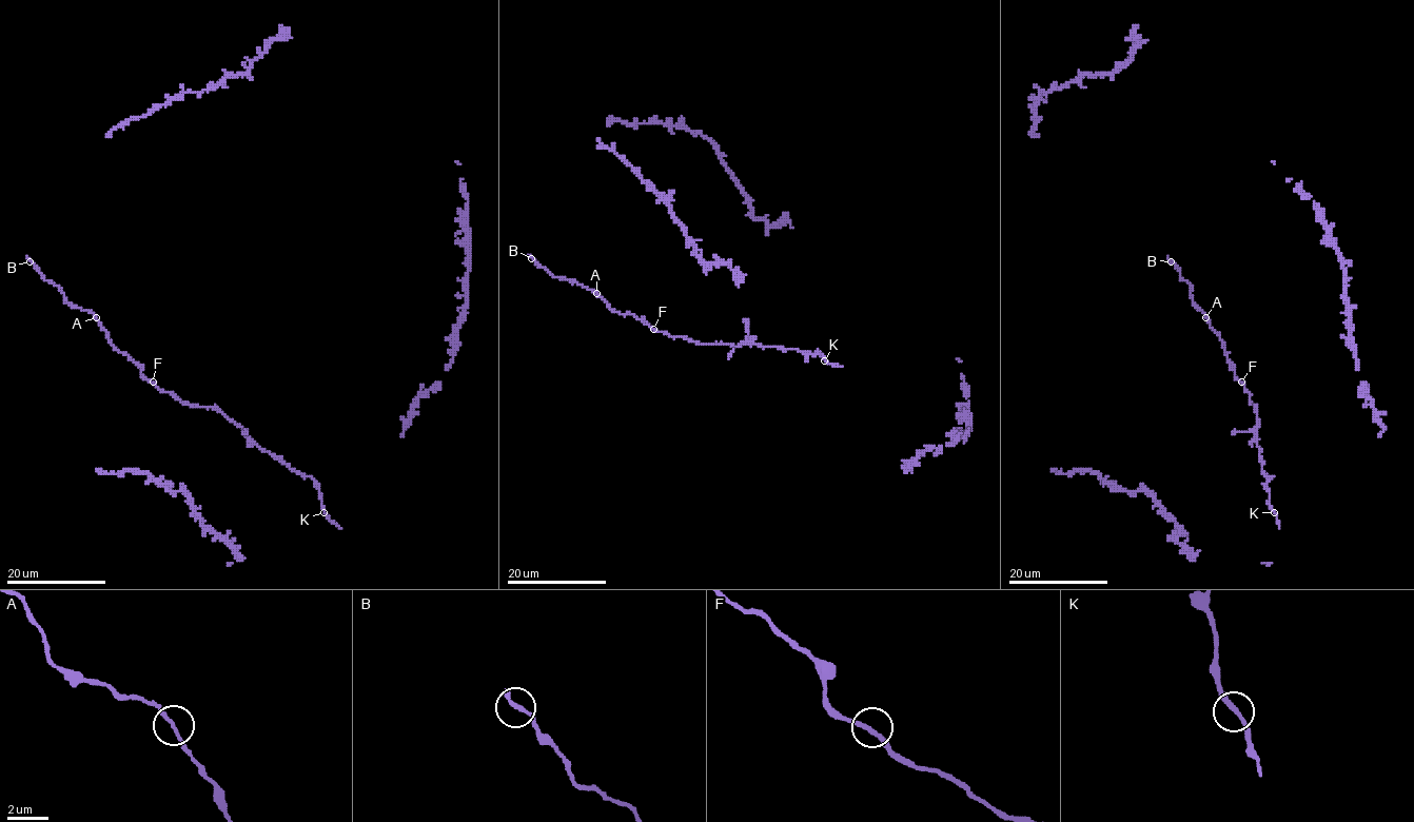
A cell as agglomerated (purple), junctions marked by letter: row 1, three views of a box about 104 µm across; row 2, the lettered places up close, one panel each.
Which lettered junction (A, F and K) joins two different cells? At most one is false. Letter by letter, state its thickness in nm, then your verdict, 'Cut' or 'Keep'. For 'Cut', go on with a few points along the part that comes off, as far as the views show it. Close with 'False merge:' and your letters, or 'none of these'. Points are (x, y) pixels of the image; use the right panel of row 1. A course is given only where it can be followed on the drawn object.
A: Thickness 160 nm. Keep
F: Thickness 200 nm. Keep
K: Thickness 220 nm. Keep
False merge: none of these

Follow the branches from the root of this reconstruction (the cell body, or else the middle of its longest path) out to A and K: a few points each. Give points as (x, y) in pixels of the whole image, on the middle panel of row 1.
A: (652, 329), (632, 313), (612, 311), (596, 292)
K: (652, 329), (708, 345), (757, 344), (799, 350), (820, 354), (824, 360)

